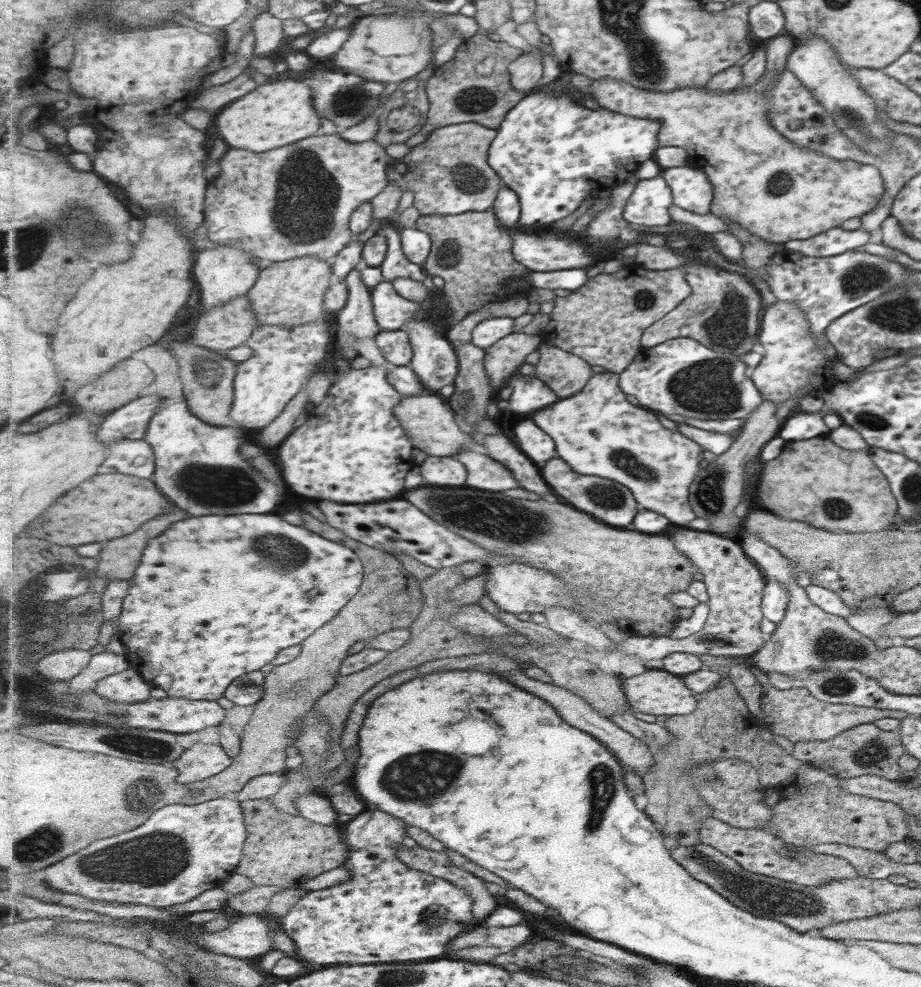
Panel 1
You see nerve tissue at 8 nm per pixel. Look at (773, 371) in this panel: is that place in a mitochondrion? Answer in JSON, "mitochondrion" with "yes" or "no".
{"mitochondrion":"no"}

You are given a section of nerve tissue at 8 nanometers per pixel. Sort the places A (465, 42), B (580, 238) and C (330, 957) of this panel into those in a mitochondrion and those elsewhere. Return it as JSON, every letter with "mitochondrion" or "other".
{"A":"other","B":"other","C":"other"}

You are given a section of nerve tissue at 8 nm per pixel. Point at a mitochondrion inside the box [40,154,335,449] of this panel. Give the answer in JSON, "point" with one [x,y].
{"point":[95,230]}

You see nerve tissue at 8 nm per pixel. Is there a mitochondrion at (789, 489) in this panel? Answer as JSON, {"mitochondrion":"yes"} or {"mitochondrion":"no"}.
{"mitochondrion":"no"}

